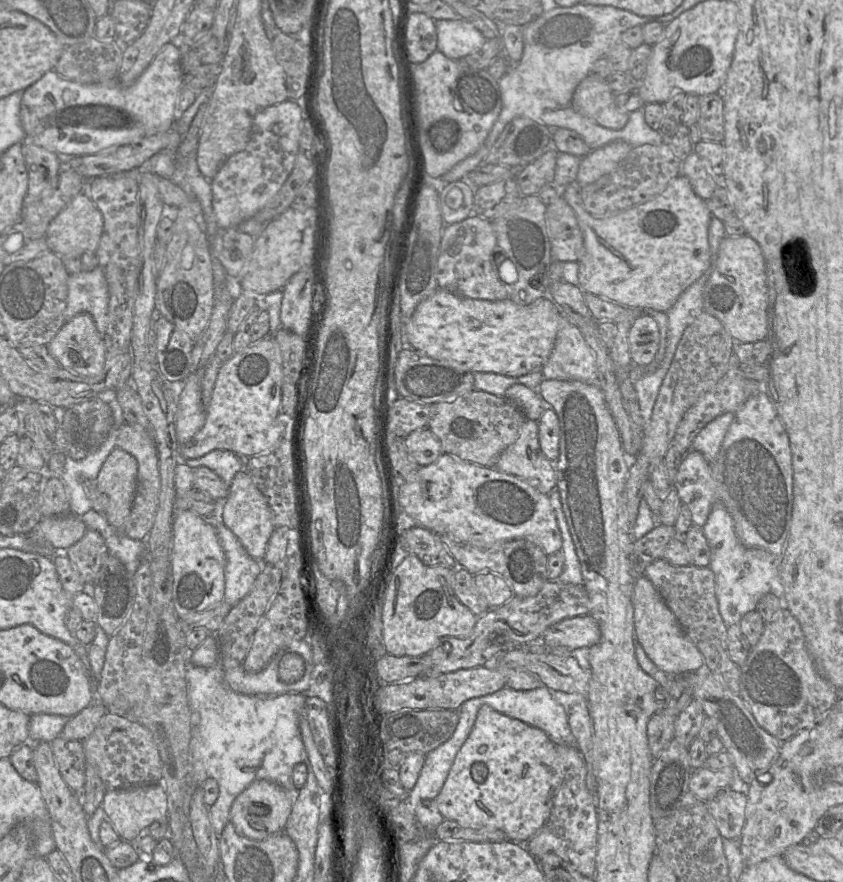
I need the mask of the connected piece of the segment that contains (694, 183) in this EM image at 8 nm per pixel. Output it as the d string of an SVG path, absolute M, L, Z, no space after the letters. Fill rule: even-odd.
M691 152L682 161L680 175L686 176L697 196L707 201L716 188L722 184L708 168L708 164L695 152Z

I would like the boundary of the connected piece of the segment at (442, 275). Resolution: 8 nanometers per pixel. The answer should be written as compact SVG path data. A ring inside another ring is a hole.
M477 214L465 220L447 224L442 232L436 265L438 288L460 297L501 301L509 299L505 283L494 264L494 252L503 251L497 244L492 222Z

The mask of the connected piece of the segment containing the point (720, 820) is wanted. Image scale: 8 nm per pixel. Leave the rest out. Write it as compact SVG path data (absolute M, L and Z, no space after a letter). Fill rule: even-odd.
M729 789L706 802L723 839L740 839L745 824L747 800L747 795Z

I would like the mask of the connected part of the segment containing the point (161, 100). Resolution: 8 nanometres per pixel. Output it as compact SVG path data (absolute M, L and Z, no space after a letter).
M171 42L129 87L120 86L116 80L82 85L51 70L23 91L21 124L30 141L61 157L96 154L171 129L177 119L176 102L182 86L180 51Z

